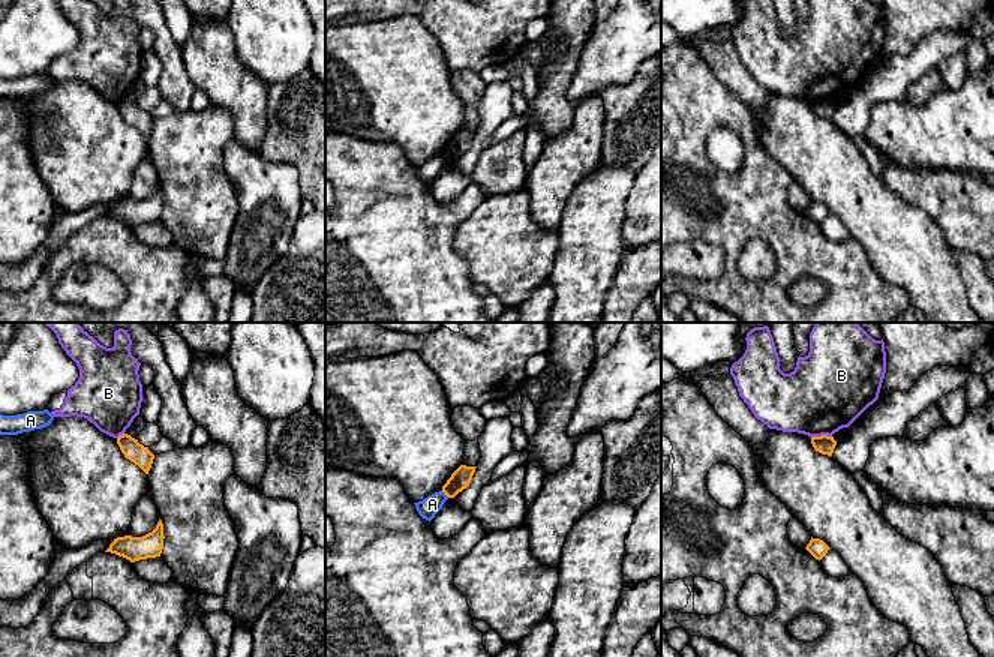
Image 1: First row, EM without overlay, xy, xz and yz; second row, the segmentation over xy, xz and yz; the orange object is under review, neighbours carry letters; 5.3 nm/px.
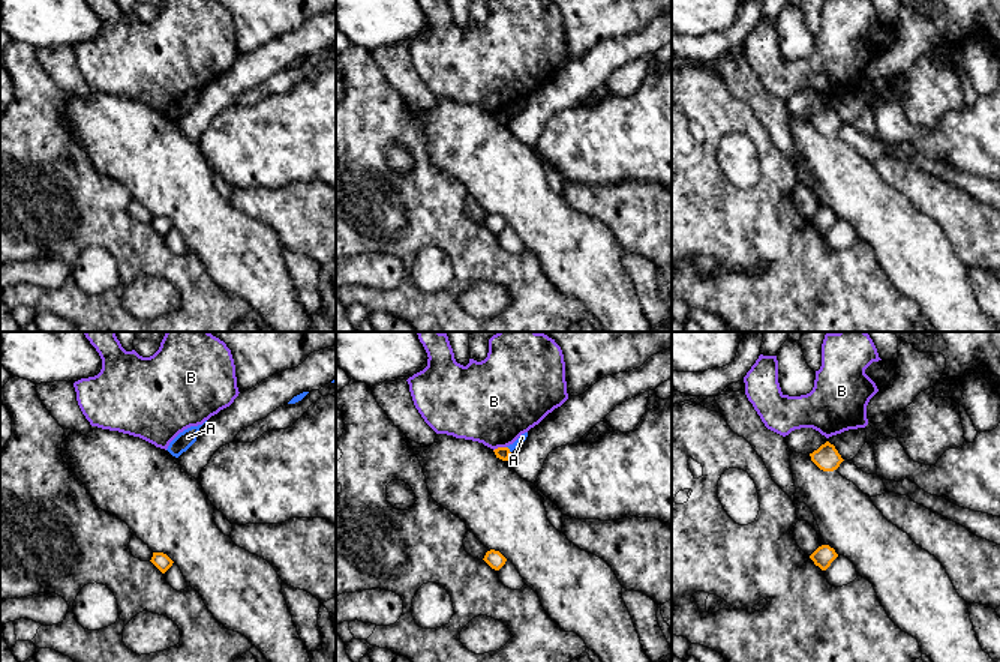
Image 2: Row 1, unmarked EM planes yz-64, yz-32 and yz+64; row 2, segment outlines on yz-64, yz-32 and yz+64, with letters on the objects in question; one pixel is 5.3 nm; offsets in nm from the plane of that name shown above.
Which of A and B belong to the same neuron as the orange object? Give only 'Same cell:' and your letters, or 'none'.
Same cell: none

